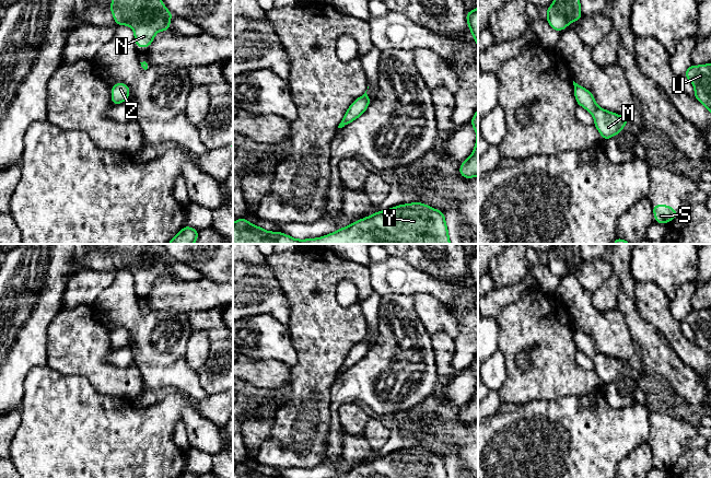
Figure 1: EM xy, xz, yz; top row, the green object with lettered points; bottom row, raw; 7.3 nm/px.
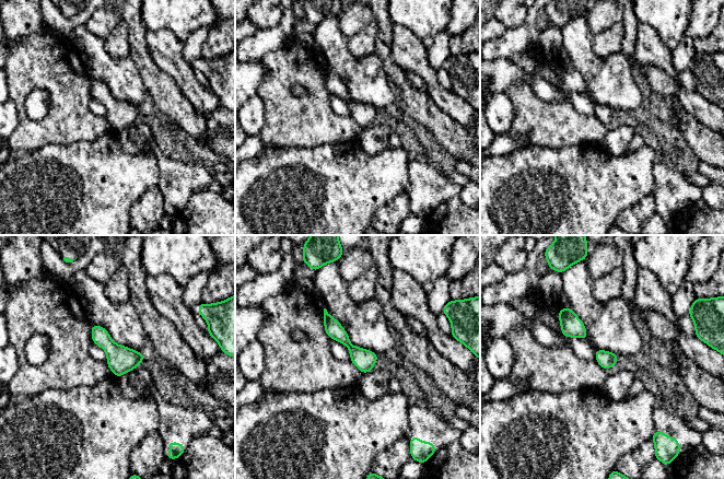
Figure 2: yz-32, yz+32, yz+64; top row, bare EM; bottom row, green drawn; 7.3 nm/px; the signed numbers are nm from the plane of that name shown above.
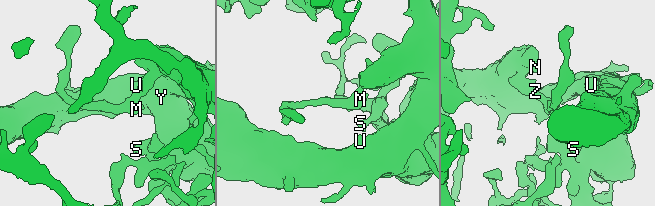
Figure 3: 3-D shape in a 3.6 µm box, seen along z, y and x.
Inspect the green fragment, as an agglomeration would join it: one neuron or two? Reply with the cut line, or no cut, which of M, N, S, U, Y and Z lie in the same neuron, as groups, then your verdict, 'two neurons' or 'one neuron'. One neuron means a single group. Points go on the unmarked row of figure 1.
no cut; M N S U Y Z; one neuron

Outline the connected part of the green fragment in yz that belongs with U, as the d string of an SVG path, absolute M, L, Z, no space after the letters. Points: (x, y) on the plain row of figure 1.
M711 308L689 312L684 319L695 331L695 342L711 357Z

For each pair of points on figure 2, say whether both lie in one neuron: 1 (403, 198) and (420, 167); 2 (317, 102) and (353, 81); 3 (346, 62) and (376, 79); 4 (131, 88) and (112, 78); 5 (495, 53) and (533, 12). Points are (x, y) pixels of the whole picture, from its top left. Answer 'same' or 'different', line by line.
1: different
2: different
3: same
4: same
5: same

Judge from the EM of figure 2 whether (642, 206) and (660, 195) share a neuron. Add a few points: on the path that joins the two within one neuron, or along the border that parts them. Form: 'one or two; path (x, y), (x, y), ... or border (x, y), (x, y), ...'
two; border (651, 195), (654, 199), (654, 210), (656, 212)

